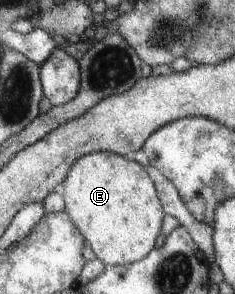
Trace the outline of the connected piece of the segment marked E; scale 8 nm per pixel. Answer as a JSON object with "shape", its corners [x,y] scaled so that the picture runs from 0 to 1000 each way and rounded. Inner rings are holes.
{"shape":[[[409,514],[315,558],[268,633],[277,718],[451,901],[532,901],[655,847],[702,714],[660,616],[604,558],[536,544],[528,527]]]}

